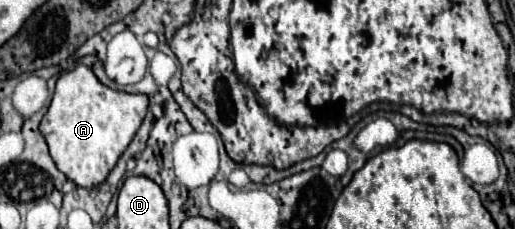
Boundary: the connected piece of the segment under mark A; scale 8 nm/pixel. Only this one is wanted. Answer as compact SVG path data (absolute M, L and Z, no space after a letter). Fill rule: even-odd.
M85 64L63 74L57 80L51 106L41 122L41 134L57 168L77 186L93 188L109 176L119 156L131 144L147 114L149 98L145 94L127 94L101 84Z

